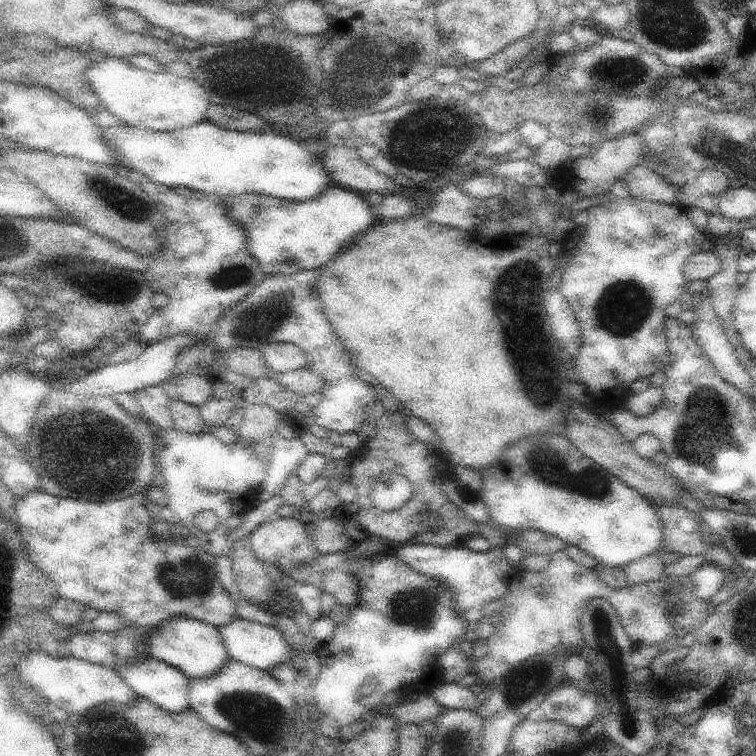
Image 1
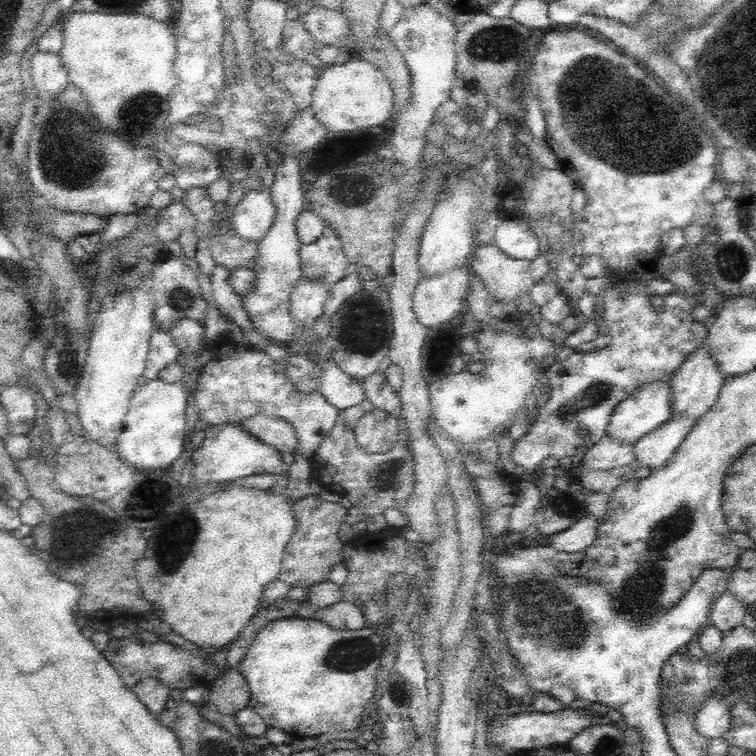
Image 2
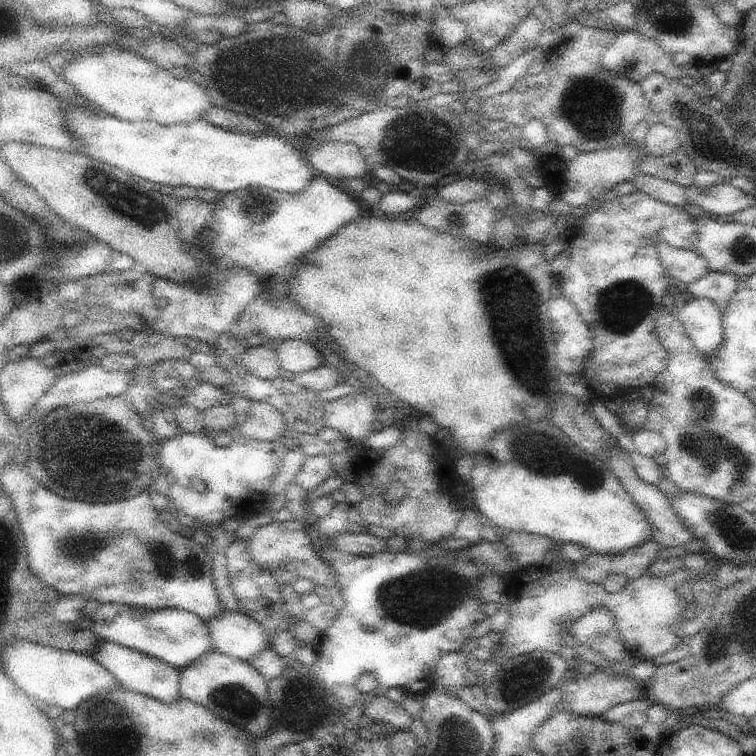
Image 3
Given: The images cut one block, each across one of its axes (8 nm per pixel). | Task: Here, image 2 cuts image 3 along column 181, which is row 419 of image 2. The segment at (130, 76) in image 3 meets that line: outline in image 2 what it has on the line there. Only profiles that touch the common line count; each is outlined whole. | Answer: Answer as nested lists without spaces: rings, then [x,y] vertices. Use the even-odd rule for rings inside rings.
[[[134,286],[132,292],[109,293],[89,330],[87,355],[77,380],[73,396],[77,402],[77,416],[82,425],[82,437],[109,450],[116,450],[116,438],[123,430],[123,421],[138,378],[146,368],[149,340],[153,331],[151,294]]]

